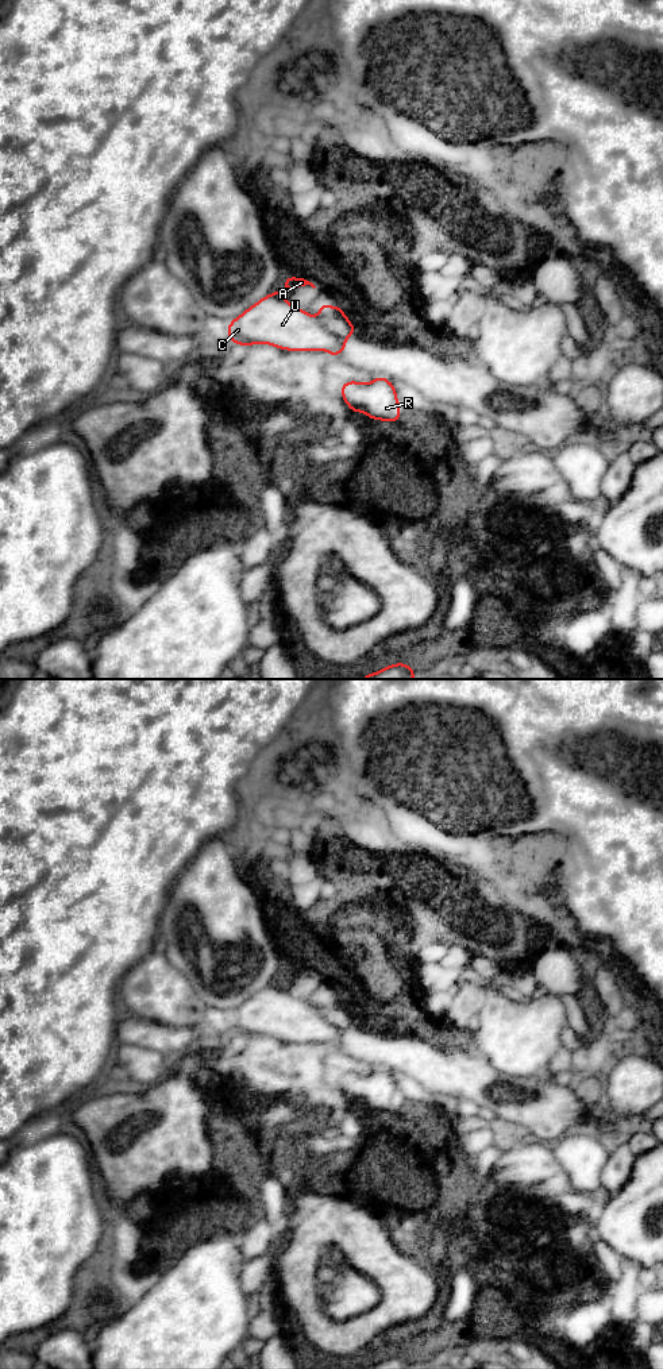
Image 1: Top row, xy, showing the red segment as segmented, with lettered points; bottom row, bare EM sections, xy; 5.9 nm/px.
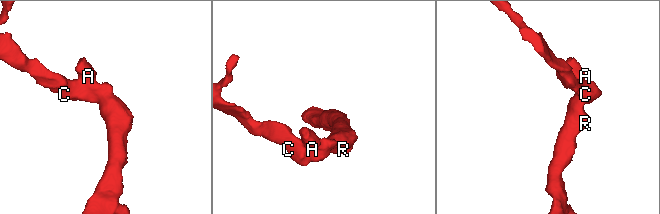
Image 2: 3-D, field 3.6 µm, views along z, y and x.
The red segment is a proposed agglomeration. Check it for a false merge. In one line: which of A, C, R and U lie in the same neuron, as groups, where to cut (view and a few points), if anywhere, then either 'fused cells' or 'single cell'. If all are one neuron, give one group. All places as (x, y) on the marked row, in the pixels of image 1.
A R / C U; cut in xy along (315, 317), (343, 340); fused cells

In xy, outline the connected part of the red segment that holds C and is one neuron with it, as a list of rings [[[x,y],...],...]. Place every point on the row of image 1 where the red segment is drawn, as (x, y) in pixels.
[[[277,290],[246,309],[227,327],[228,339],[239,346],[247,347],[262,343],[288,351],[327,351],[339,356],[347,342],[332,335],[316,317],[300,309],[284,298],[284,290]]]

